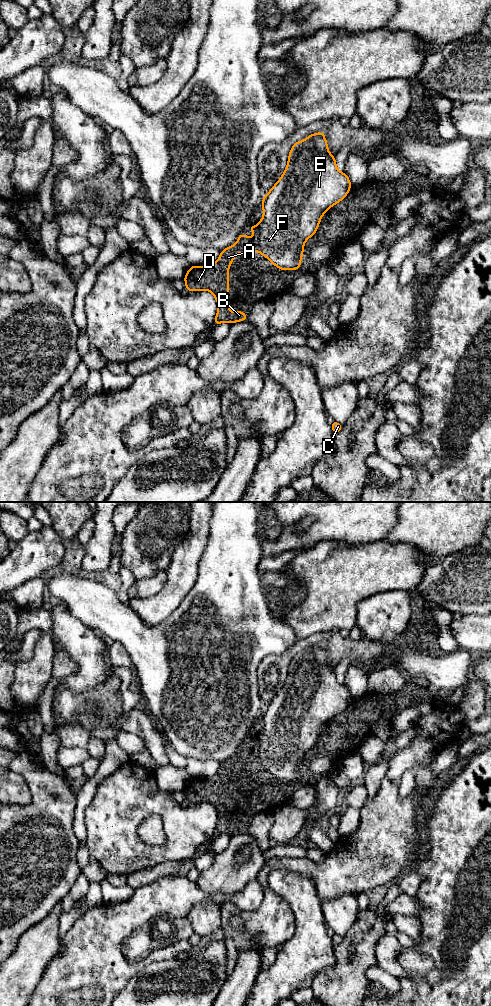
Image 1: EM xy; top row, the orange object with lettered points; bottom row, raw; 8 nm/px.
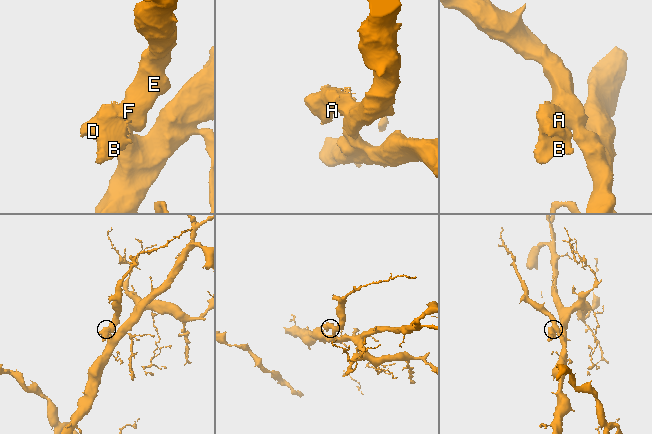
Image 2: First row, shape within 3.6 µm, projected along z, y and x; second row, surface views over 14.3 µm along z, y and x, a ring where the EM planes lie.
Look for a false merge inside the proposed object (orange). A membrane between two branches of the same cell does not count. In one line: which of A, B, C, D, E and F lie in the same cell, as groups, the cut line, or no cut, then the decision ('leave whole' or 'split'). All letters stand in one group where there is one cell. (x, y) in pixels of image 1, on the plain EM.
A B C D E F; no cut; leave whole

